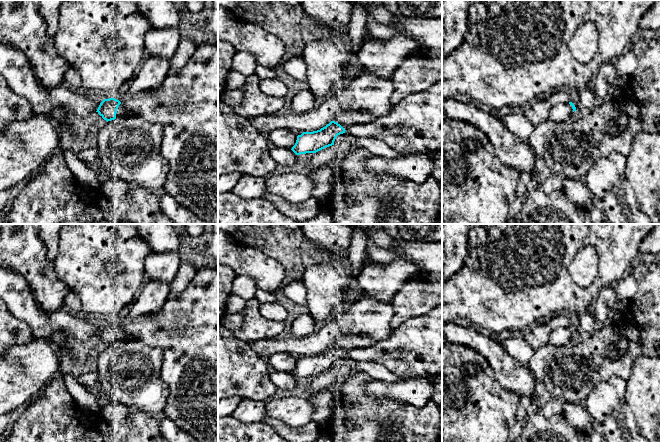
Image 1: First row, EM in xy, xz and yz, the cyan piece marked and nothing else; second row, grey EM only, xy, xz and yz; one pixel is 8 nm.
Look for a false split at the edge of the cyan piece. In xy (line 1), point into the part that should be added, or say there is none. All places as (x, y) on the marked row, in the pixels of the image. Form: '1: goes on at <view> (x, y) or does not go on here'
1: goes on at xy (123, 112)

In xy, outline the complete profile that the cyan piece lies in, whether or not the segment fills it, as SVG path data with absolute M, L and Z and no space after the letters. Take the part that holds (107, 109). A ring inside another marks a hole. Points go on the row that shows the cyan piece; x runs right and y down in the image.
M115 98L104 99L100 103L96 112L98 112L99 115L107 122L114 119L124 119L130 116L138 116Z

